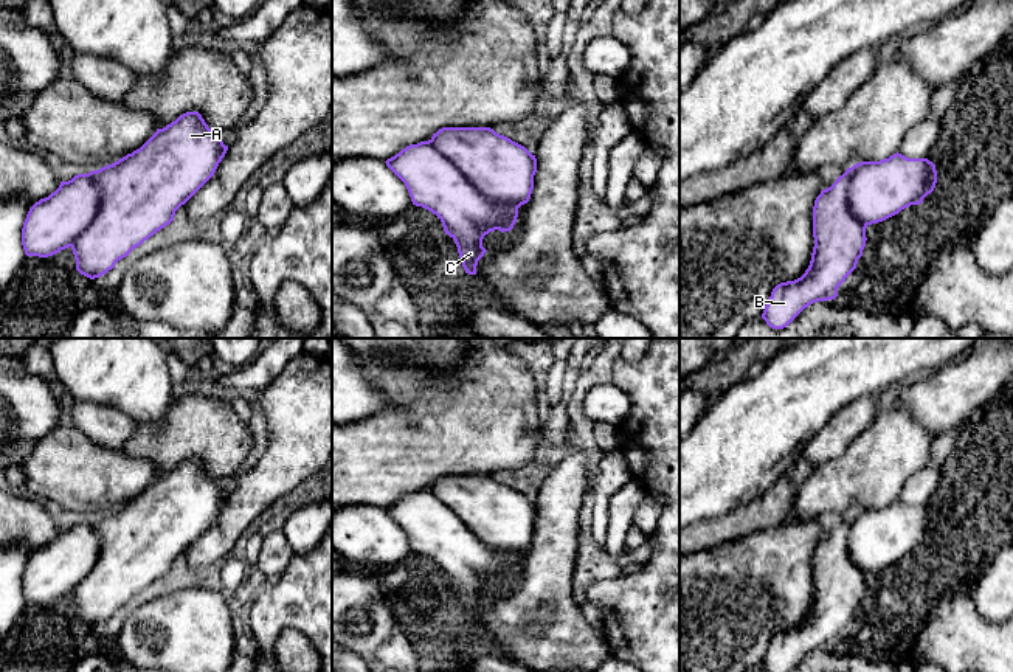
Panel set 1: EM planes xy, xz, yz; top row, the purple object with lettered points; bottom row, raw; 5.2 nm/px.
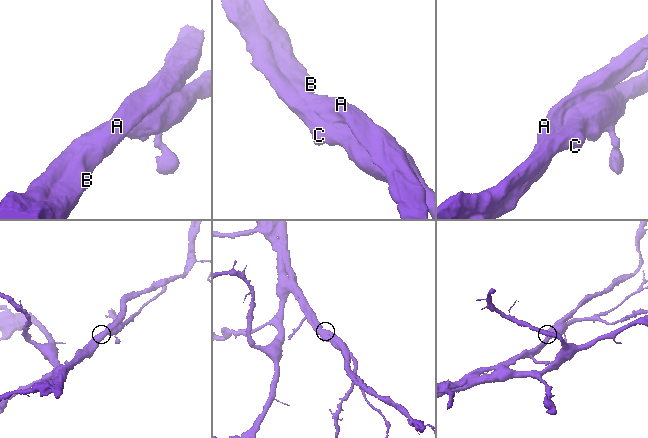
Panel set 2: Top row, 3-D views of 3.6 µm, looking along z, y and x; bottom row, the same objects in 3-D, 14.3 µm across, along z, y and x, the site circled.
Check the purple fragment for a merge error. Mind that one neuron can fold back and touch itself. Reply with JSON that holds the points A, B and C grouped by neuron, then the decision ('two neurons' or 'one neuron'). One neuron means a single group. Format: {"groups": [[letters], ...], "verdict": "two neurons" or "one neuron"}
{"groups": [["A", "B"], ["C"]], "verdict": "two neurons"}

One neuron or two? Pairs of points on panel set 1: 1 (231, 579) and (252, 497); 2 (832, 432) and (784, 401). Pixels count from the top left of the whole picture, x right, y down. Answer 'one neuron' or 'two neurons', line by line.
1: two neurons
2: two neurons

